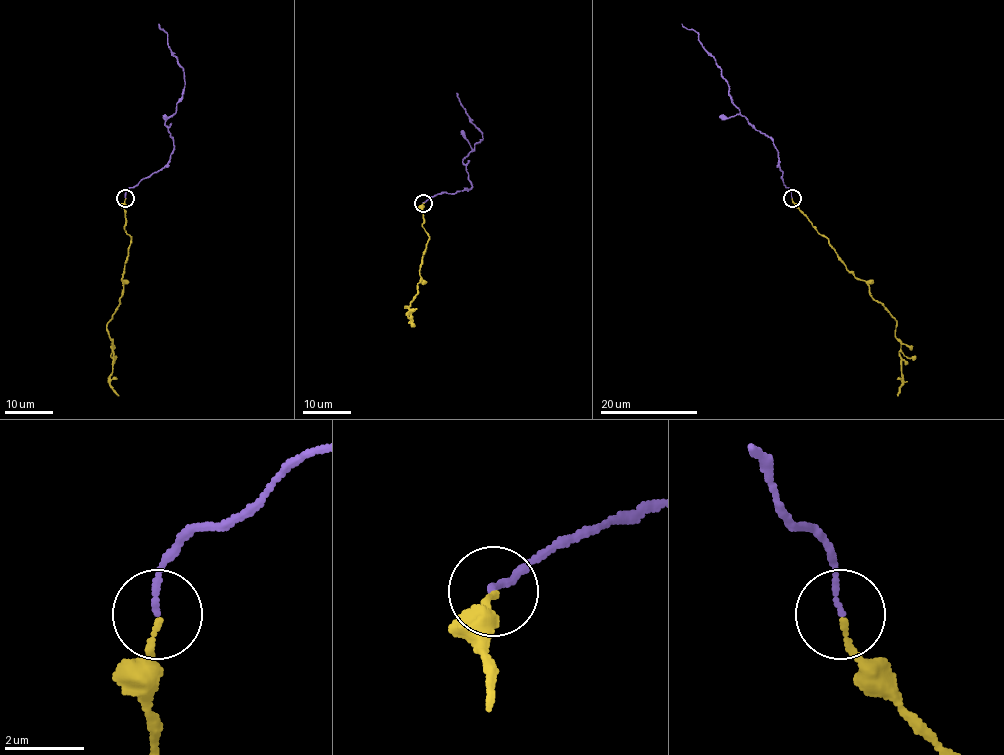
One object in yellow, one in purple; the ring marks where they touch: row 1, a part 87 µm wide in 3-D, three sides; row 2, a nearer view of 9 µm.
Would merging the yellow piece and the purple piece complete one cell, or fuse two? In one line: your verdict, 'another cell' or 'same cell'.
same cell

